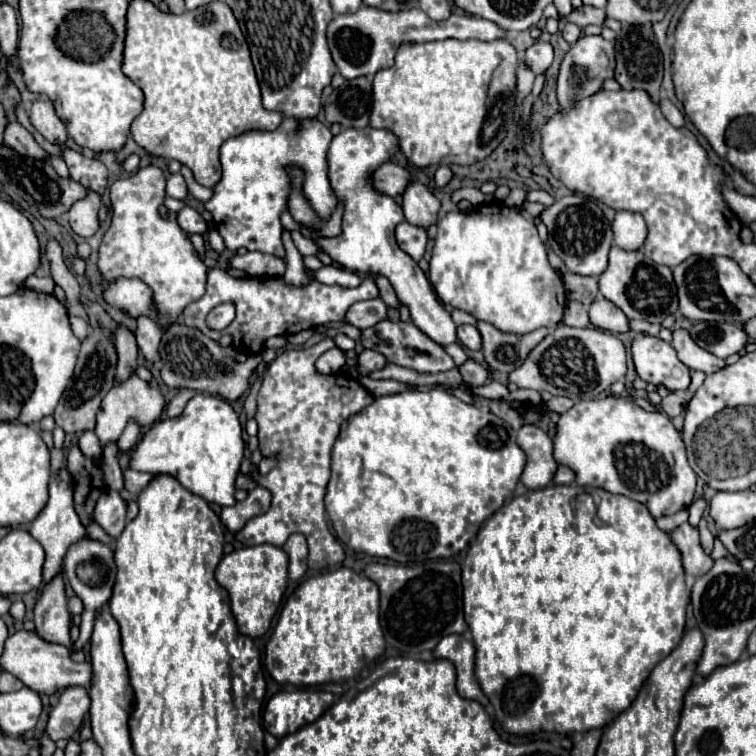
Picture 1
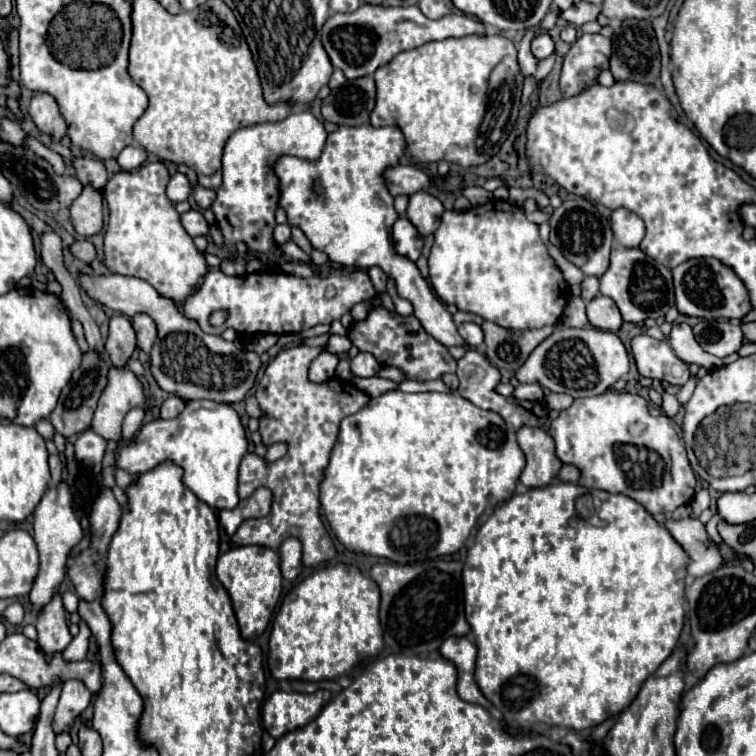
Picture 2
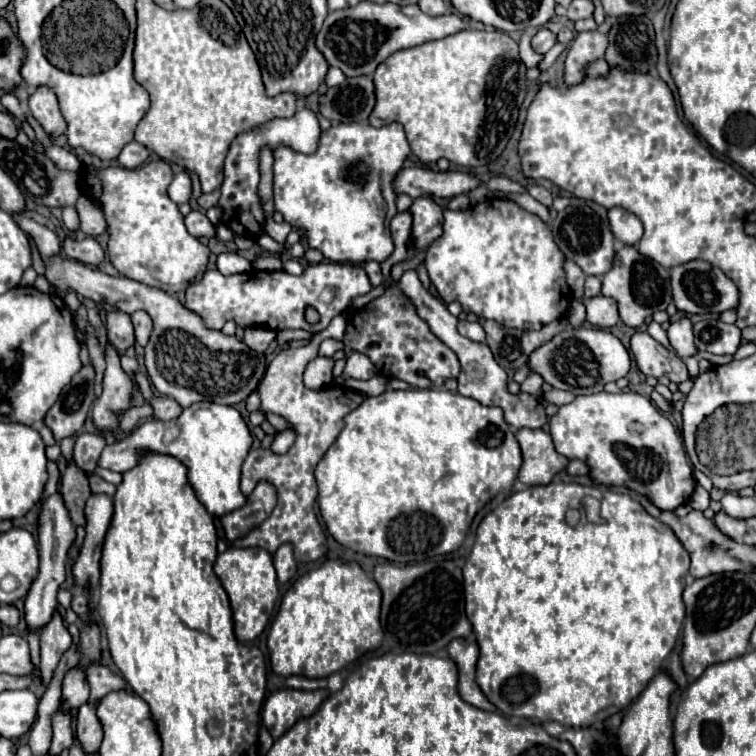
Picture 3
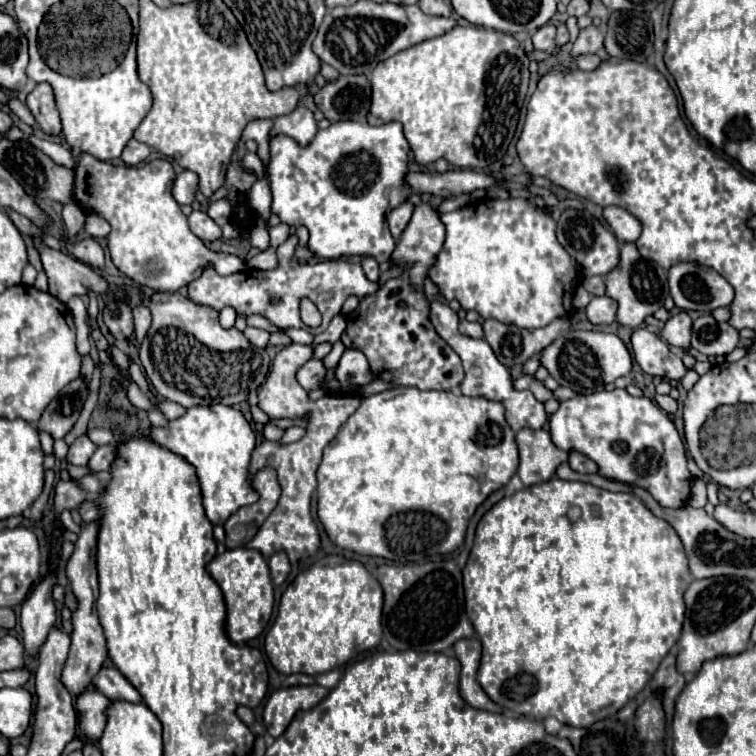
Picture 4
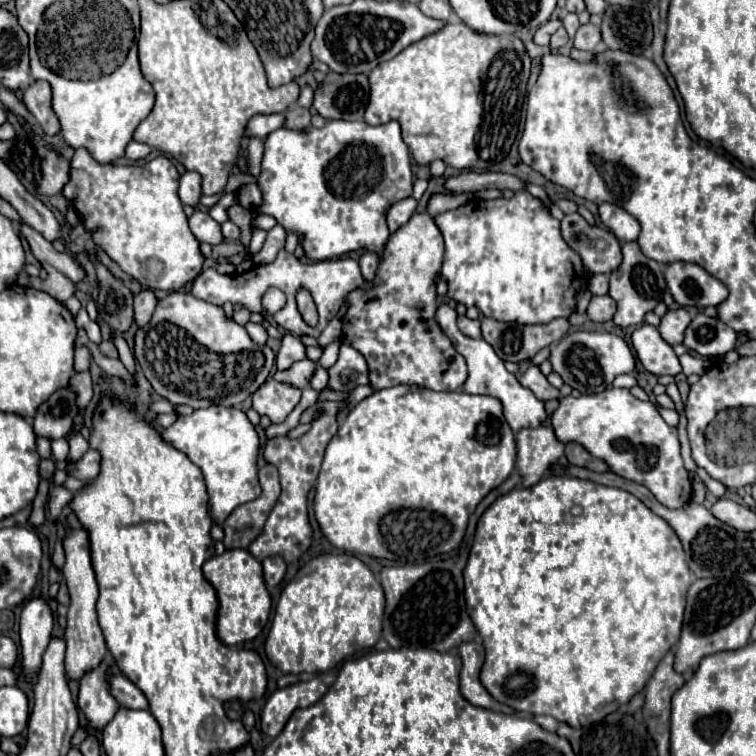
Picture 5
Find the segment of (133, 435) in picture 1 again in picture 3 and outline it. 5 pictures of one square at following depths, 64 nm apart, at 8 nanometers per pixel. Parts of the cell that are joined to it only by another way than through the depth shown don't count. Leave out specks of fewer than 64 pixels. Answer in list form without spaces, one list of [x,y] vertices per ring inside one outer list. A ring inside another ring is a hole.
[[[142,404],[142,406],[134,406],[134,408],[126,410],[126,414],[122,416],[122,432],[130,434],[138,426],[140,418],[149,417],[150,414],[153,414],[150,404]]]

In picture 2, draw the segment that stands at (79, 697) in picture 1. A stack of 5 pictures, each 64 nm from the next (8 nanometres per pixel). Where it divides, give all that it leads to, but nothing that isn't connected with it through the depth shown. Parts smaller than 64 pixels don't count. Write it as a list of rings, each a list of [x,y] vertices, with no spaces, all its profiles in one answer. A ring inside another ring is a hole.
[[[78,680],[64,682],[60,702],[58,702],[58,708],[56,708],[56,714],[54,714],[54,720],[52,720],[54,732],[56,734],[70,732],[74,722],[88,708],[90,700],[92,700],[92,694],[88,692],[88,688],[84,684],[80,684]]]

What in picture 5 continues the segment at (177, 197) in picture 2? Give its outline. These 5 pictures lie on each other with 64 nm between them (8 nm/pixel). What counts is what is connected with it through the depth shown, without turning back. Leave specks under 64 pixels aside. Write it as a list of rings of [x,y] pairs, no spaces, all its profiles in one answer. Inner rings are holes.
[[[184,172],[180,176],[180,188],[178,188],[178,196],[182,200],[182,204],[190,204],[196,206],[200,200],[200,174],[198,172]]]

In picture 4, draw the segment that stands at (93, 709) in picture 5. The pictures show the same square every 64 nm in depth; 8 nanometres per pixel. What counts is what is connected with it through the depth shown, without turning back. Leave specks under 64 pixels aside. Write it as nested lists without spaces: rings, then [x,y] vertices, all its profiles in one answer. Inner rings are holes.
[[[92,686],[88,688],[88,692],[84,692],[82,696],[76,698],[76,712],[78,712],[78,728],[80,728],[80,736],[96,742],[100,740],[102,732],[104,732],[104,708],[108,706],[108,698],[100,696],[100,692],[96,692]]]

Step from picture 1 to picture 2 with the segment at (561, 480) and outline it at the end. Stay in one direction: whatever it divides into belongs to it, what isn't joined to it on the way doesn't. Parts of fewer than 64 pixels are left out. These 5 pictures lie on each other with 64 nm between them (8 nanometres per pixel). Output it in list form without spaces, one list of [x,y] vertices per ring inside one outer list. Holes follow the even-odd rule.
[[[564,464],[564,466],[560,468],[560,472],[558,472],[558,478],[560,478],[562,482],[578,482],[578,478],[580,478],[580,470],[578,470],[576,466]]]

